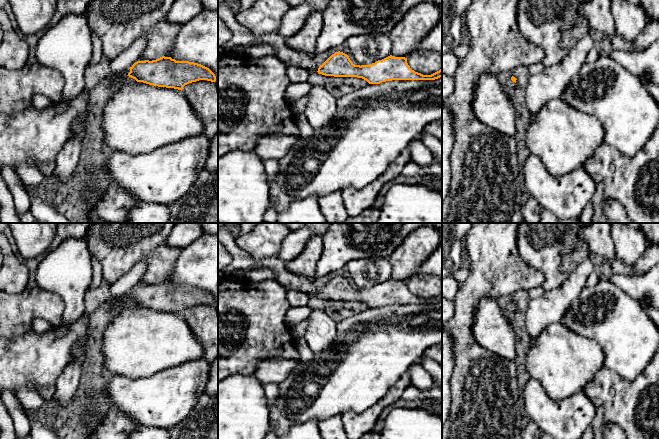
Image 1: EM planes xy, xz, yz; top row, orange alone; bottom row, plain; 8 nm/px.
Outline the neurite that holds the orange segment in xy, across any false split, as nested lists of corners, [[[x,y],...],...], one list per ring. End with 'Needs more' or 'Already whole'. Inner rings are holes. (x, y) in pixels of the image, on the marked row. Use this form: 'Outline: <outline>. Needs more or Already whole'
Outline: [[[165,56],[152,61],[137,61],[129,69],[128,76],[137,82],[178,90],[199,80],[216,81],[215,74],[201,64]]]. Already whole

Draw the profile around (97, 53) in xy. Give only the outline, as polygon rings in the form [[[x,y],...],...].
[[[92,34],[91,43],[93,46],[90,66],[94,66],[100,62],[103,57],[103,47],[100,38],[96,34]]]

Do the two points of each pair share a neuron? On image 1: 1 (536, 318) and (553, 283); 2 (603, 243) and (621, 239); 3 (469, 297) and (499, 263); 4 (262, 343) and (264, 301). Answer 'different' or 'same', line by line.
1: different
2: different
3: same
4: same

